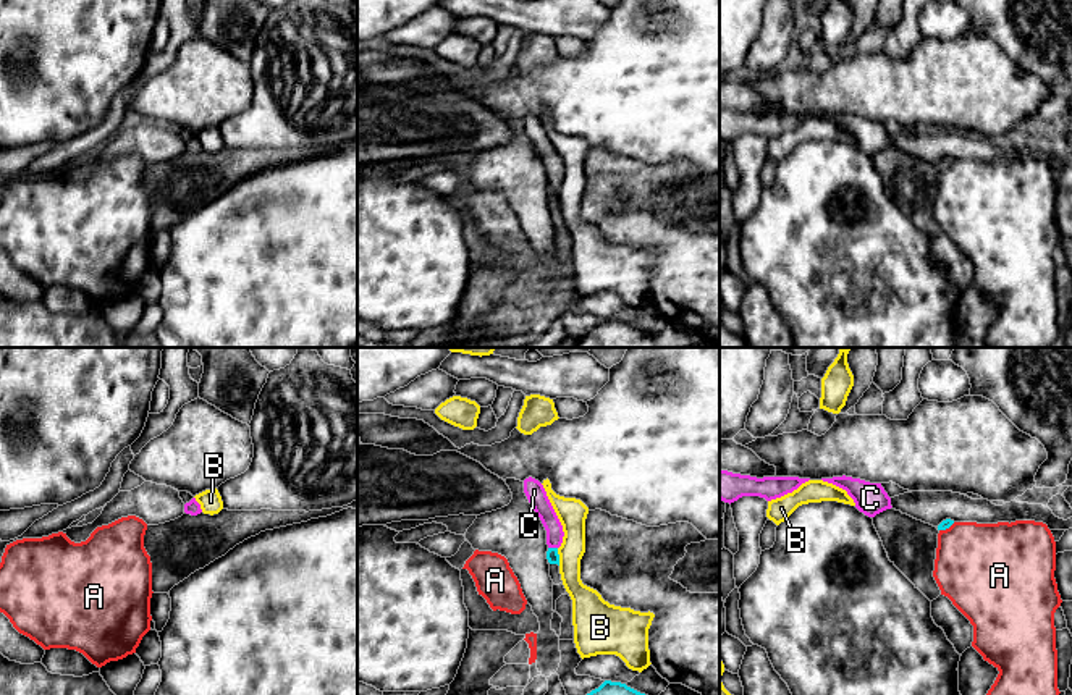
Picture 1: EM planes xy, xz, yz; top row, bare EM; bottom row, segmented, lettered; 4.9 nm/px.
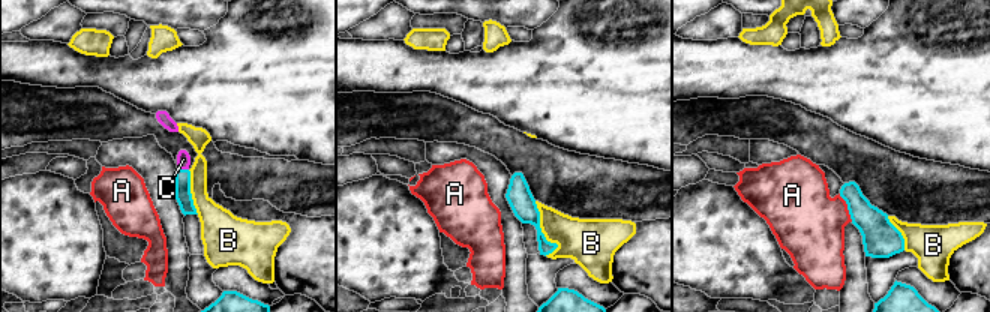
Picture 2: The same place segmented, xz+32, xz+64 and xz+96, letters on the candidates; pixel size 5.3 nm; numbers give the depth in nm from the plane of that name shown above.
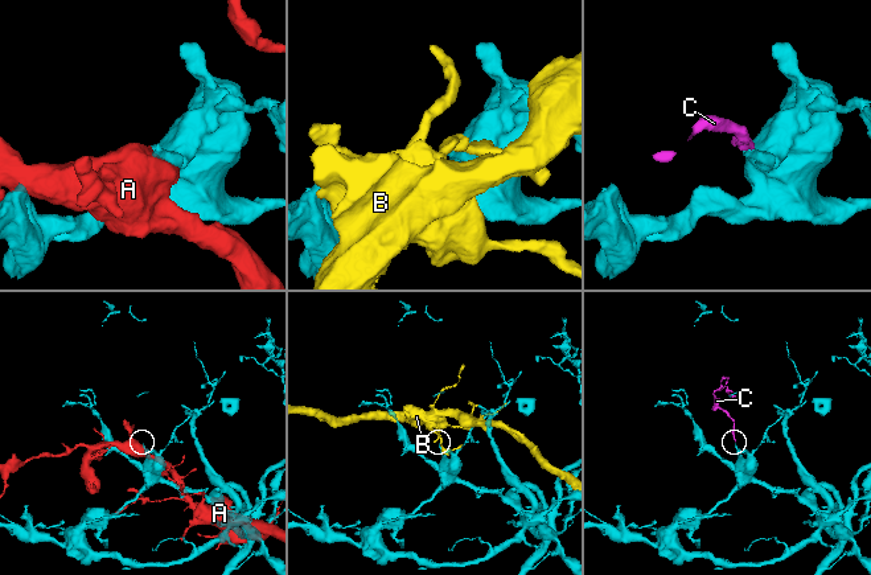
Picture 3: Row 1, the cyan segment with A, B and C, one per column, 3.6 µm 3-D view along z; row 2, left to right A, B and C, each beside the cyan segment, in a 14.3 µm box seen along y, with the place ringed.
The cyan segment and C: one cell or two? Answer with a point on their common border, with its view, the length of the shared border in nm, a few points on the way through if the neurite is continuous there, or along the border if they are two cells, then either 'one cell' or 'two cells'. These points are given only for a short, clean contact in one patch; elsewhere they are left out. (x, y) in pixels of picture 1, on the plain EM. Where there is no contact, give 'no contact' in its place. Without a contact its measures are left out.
xz (553, 186) | 50 nm | across xz (552, 193), (553, 186), (553, 164), (540, 141) | one cell

